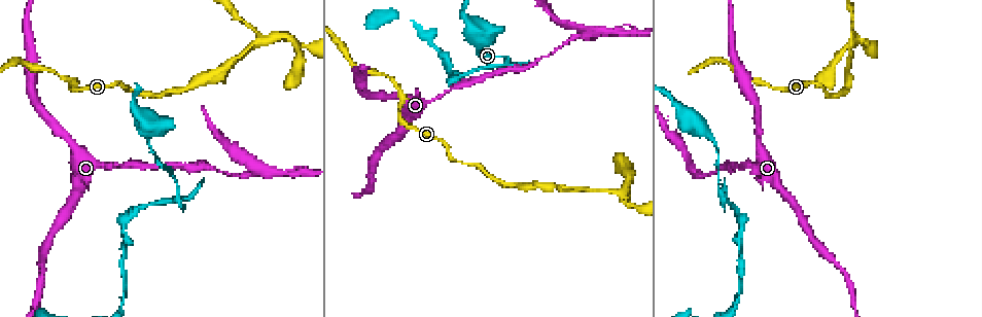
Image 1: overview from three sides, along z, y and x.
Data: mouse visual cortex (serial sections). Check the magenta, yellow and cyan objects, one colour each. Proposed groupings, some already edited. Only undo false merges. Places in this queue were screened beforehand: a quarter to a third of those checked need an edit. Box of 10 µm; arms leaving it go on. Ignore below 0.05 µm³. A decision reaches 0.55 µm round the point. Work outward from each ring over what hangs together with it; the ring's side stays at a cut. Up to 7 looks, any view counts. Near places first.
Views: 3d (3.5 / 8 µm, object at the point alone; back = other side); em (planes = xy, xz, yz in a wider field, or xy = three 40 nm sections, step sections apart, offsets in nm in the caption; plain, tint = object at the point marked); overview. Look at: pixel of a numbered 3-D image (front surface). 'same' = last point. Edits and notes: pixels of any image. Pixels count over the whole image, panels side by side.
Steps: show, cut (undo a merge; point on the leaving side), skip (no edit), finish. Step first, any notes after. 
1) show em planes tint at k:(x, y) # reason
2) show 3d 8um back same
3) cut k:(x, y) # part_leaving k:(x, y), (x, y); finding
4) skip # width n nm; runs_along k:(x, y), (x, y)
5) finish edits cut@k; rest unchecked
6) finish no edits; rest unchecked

show 3d 3.5um at 1:(116, 165) # calibre changes

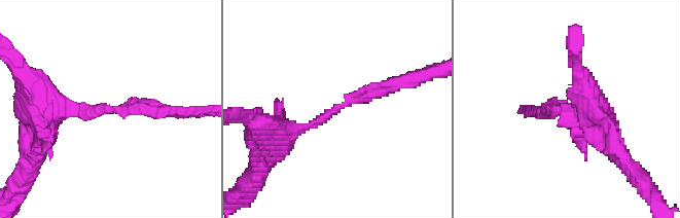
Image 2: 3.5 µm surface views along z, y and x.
show em xy step 1 tint at 2:(339, 110) # arm_widths 250, 300 nm; need the tissue

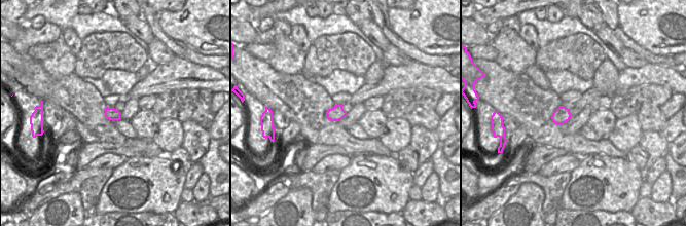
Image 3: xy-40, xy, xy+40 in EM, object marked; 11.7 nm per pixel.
skip # width 180 nm; runs_along 2:(275, 135), (401, 82); all the same cell

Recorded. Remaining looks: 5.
show 3d 8um at 1:(503, 65) # abrupt turn

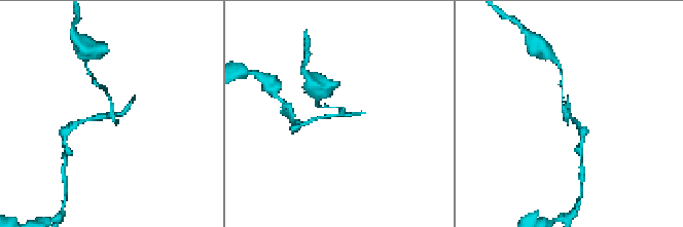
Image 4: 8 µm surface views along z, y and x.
show em xy step 5 tint same

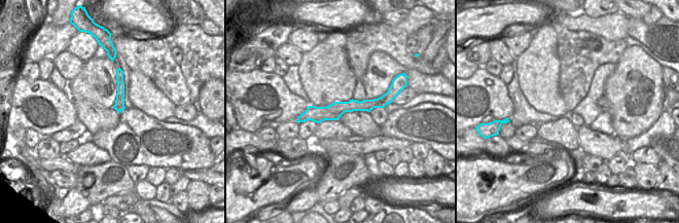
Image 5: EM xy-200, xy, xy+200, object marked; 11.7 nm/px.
cut 4:(73, 124) # part_leaving 4:(107, 116), (87, 118), (70, 127); two cells meet here

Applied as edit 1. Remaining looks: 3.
show 3d 3.5um back at 1:(697, 172) # three arms meet

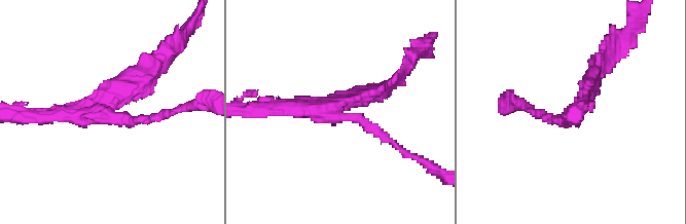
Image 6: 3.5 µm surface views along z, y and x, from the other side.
show em planes tint at 6:(335, 114) # arms 3; arm_widths 150, 200, 200 nm

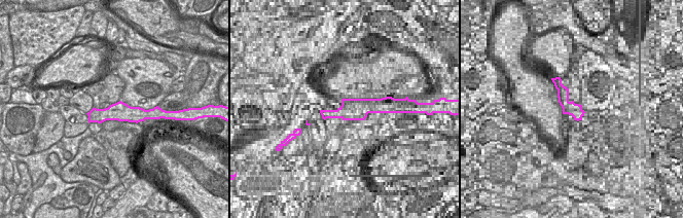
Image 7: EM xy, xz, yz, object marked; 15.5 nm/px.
cut 6:(586, 78) # part_leaving 6:(106, 111), (172, 51); two cells meet here

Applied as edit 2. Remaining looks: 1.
finish edits cut@4, cut@6; rest unchecked

